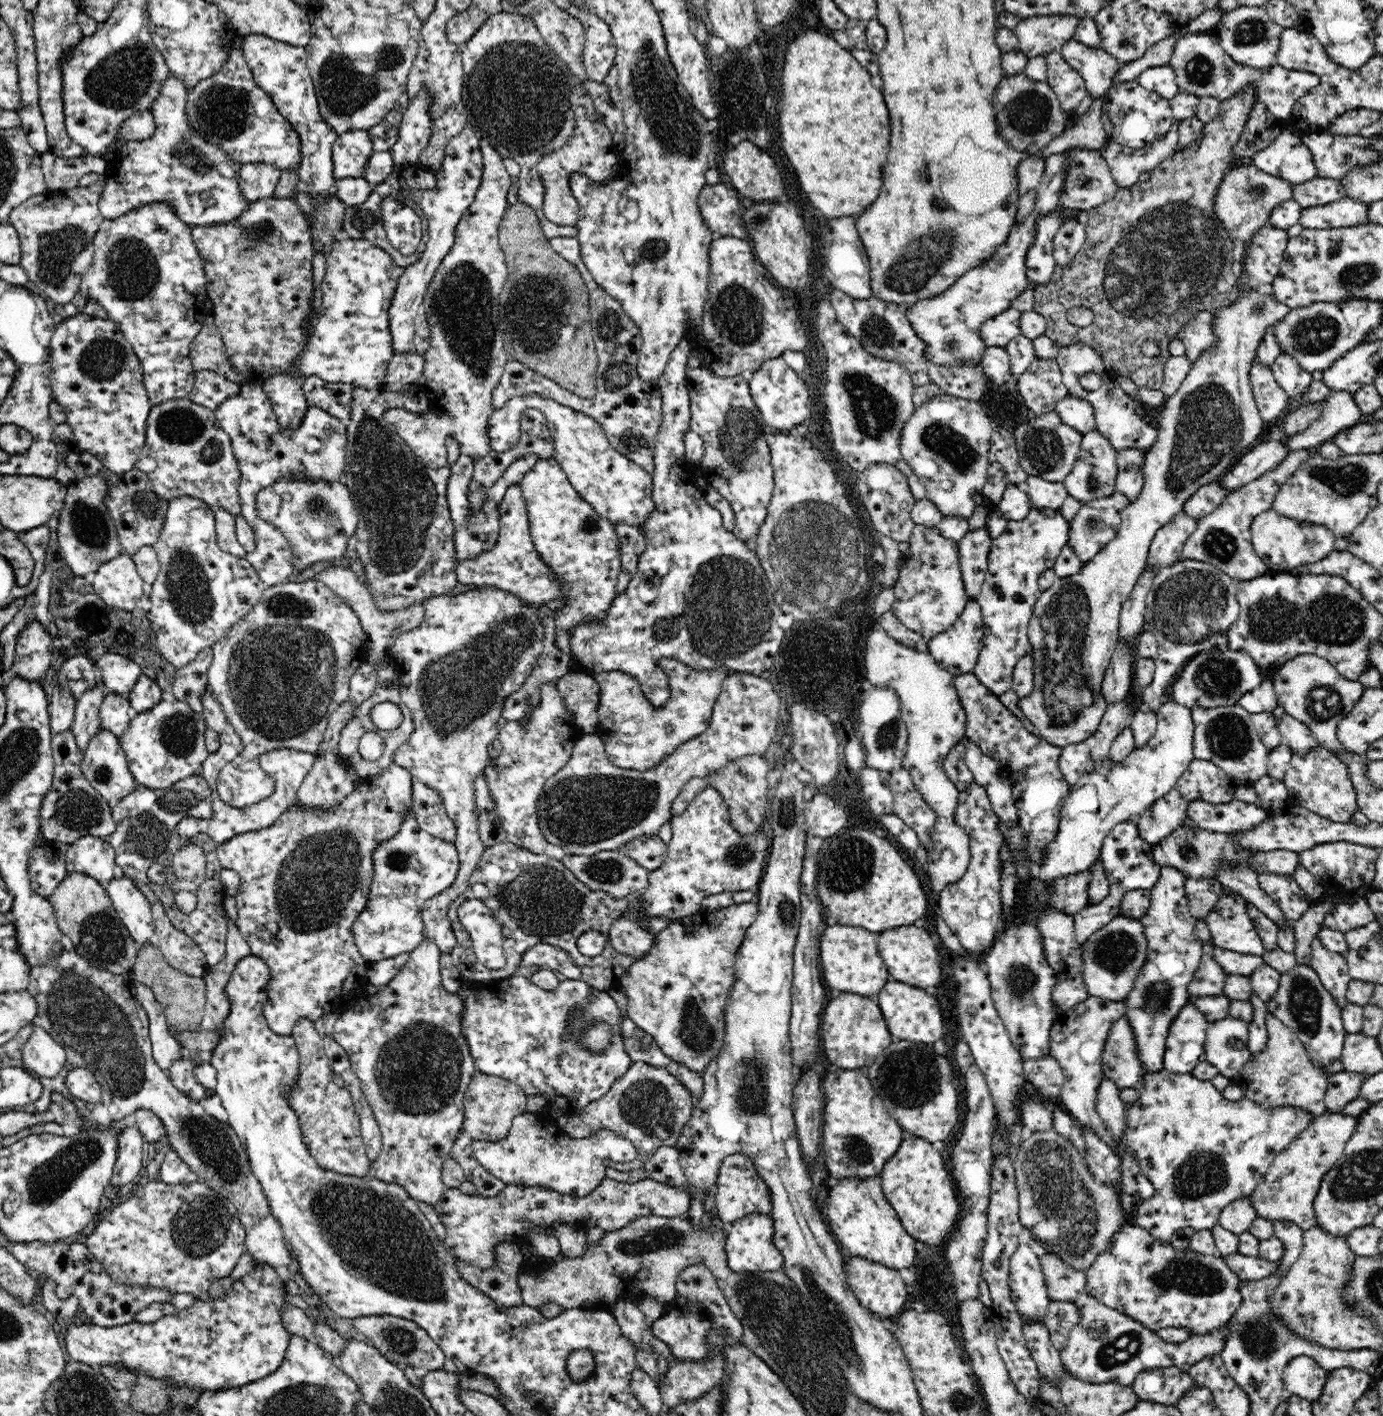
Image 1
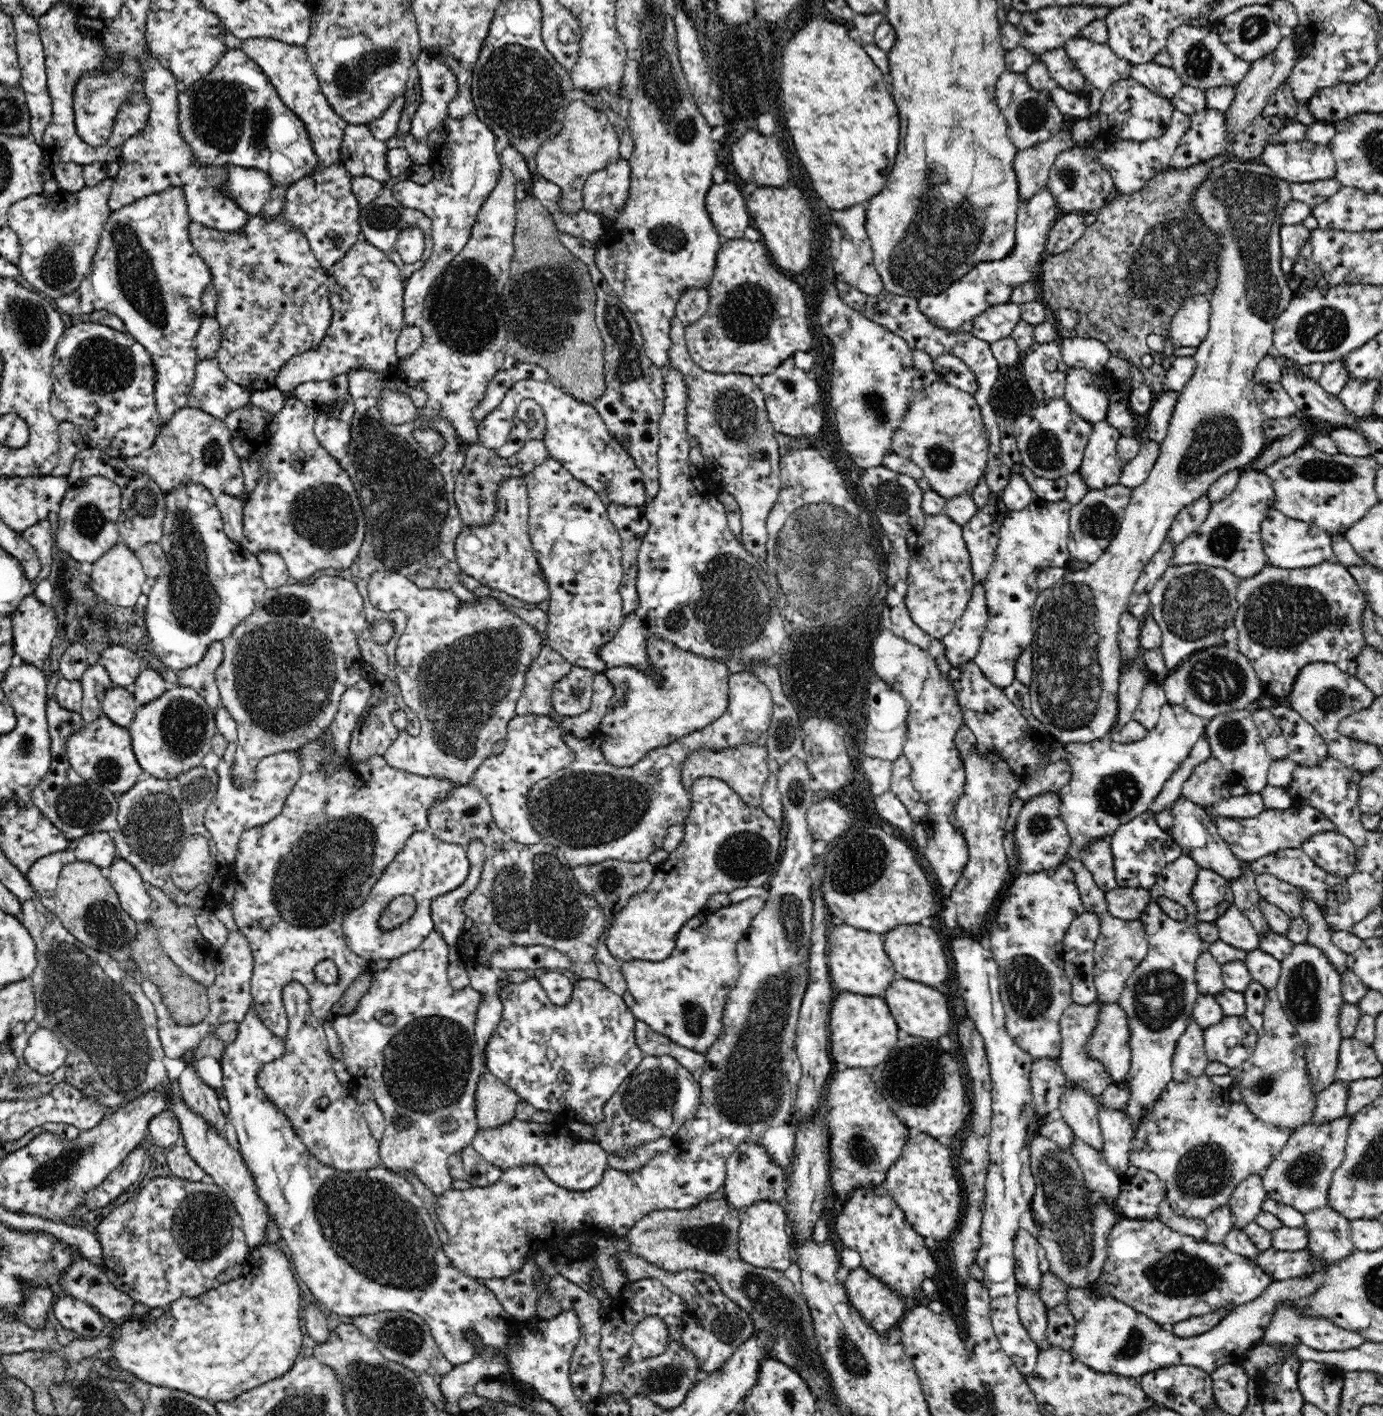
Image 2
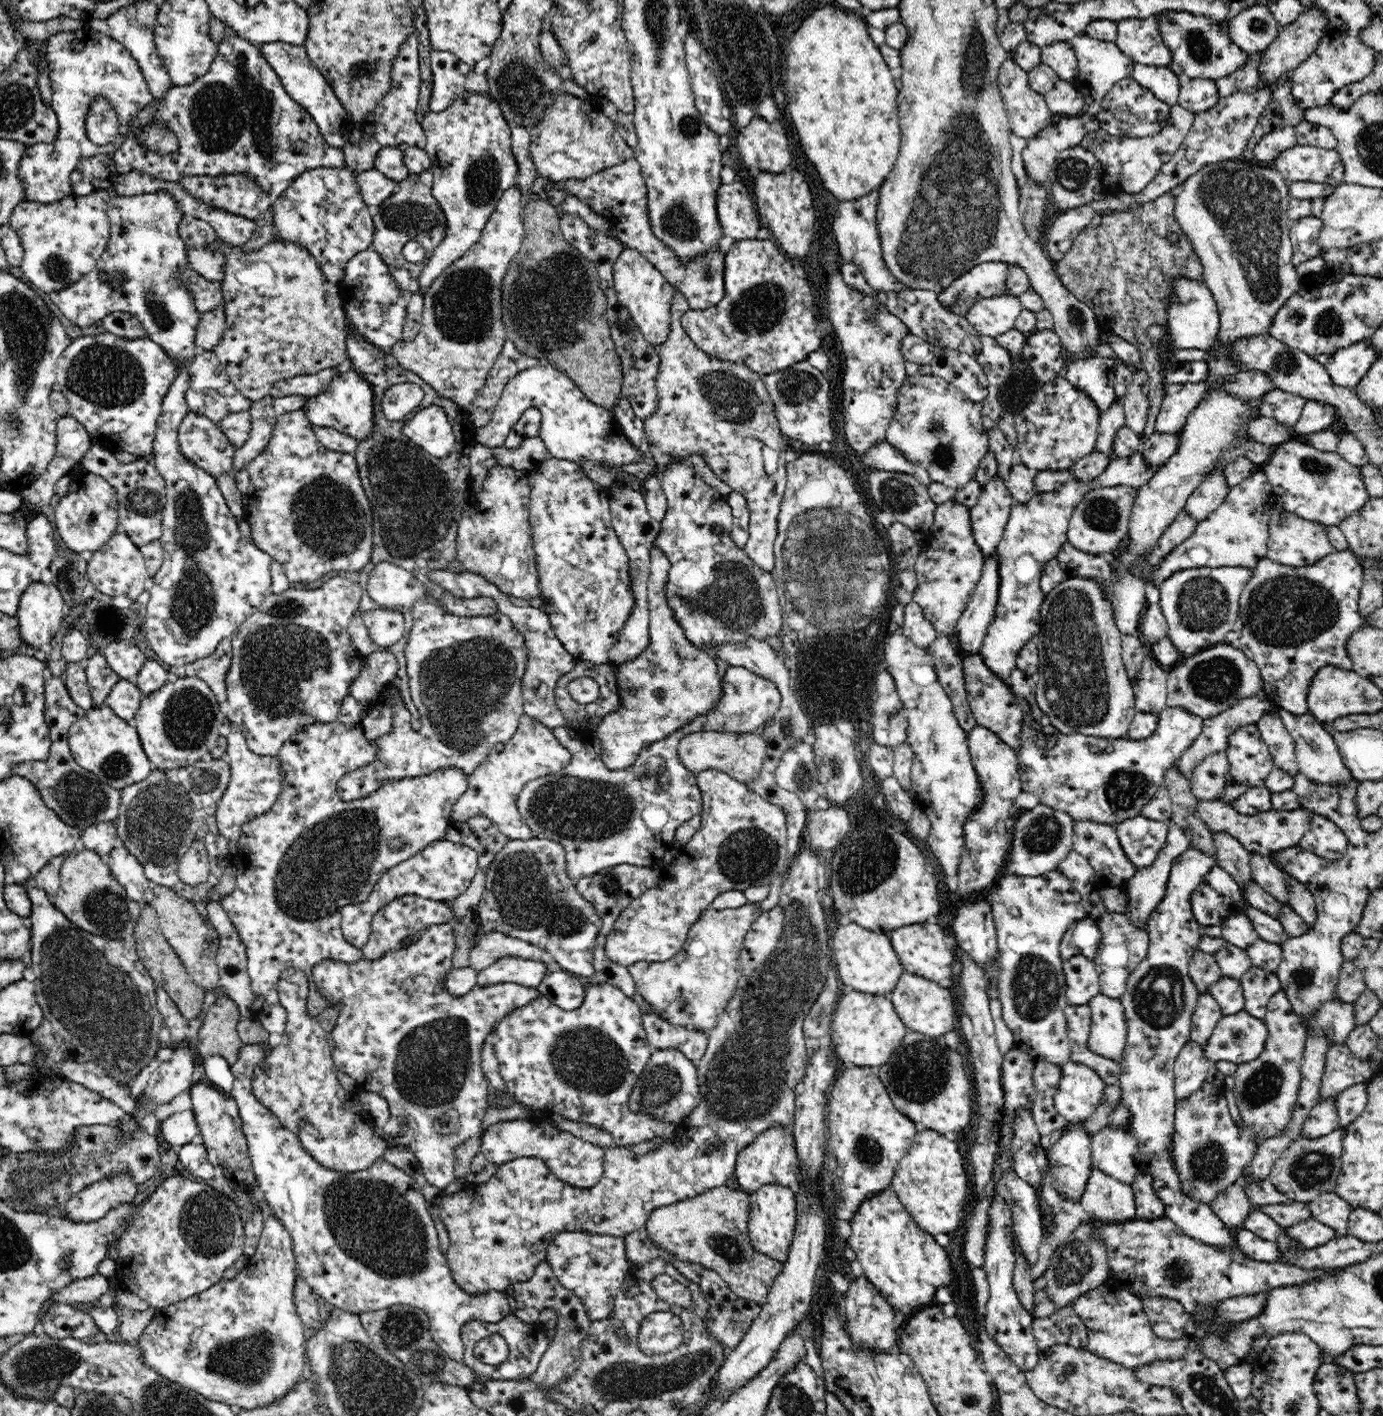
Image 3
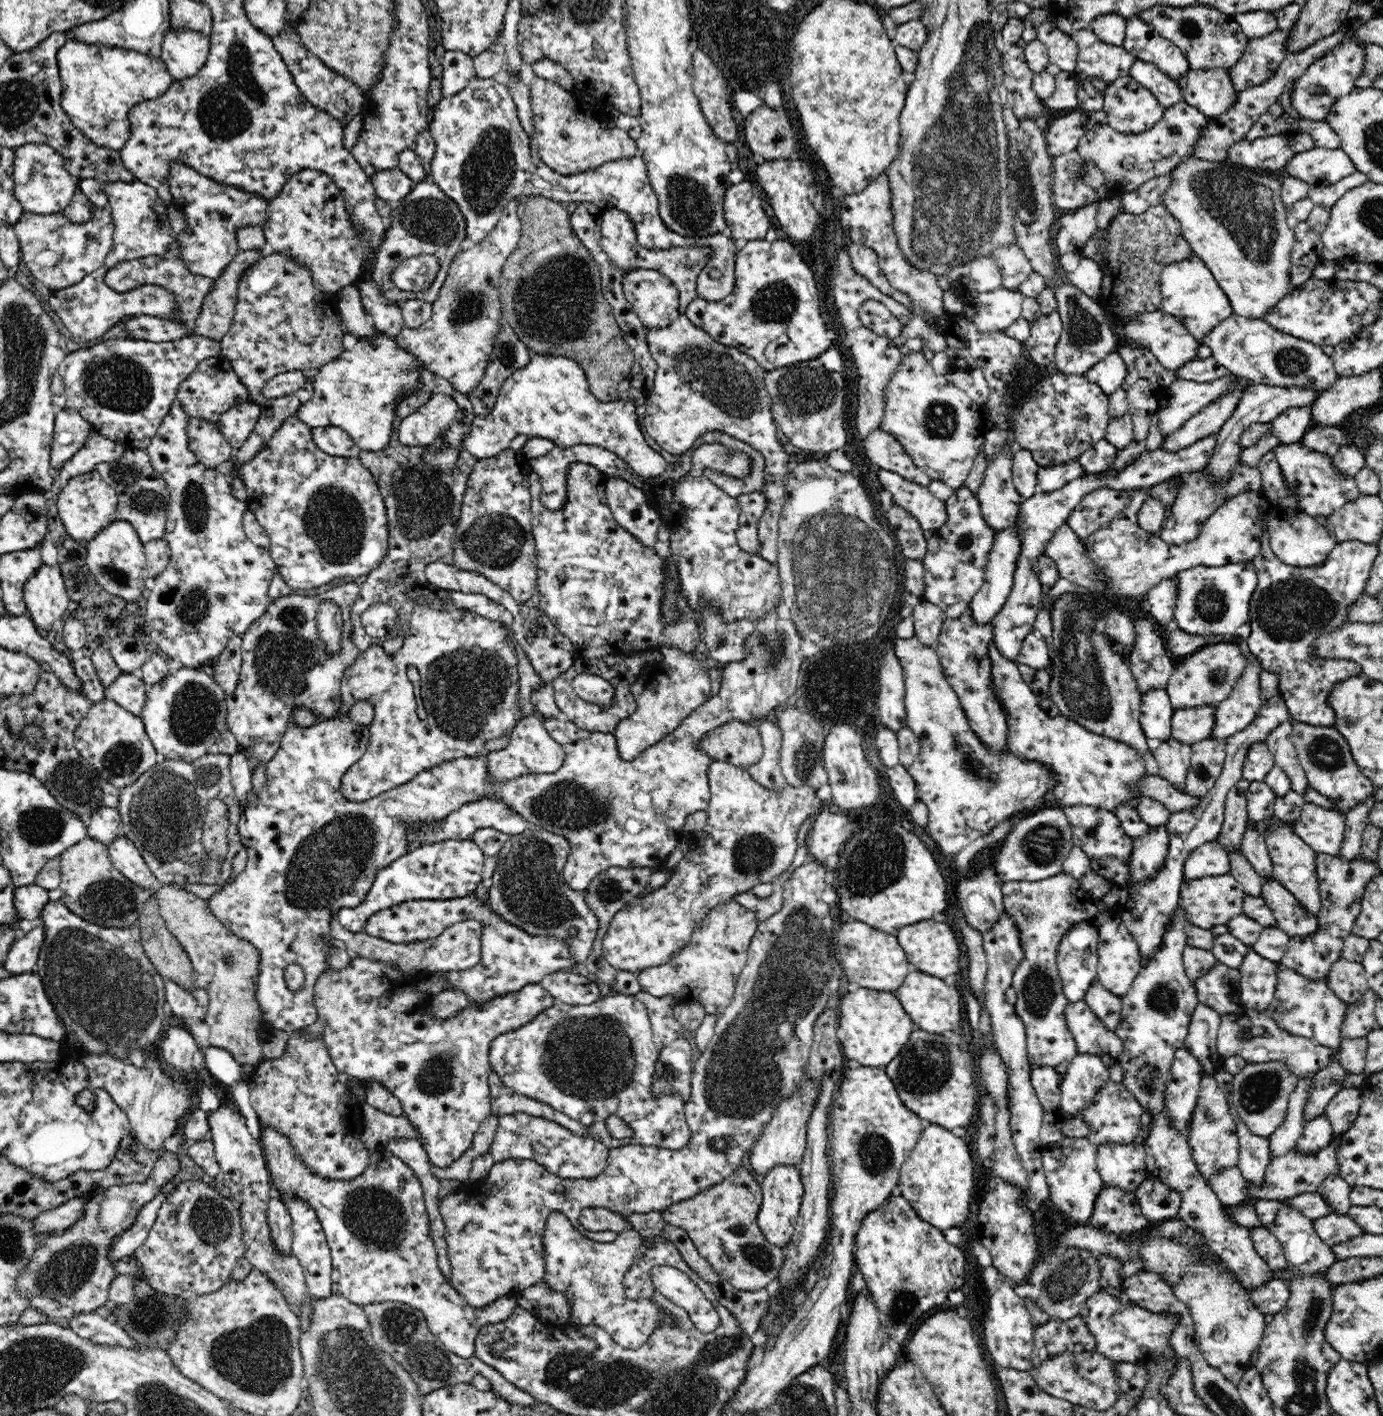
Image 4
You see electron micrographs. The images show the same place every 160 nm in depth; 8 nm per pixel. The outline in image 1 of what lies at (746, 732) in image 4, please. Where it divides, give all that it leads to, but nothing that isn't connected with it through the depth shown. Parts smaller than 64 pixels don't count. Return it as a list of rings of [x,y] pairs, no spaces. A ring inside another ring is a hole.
[[[757,754],[742,756],[742,758],[724,765],[724,768],[708,777],[691,779],[685,784],[680,795],[673,801],[671,816],[680,816],[700,792],[711,787],[716,789],[720,793],[720,797],[726,802],[729,819],[732,820],[732,827],[740,835],[750,835],[759,832],[761,828],[767,826],[769,818],[768,772],[770,767],[768,765],[764,757]]]

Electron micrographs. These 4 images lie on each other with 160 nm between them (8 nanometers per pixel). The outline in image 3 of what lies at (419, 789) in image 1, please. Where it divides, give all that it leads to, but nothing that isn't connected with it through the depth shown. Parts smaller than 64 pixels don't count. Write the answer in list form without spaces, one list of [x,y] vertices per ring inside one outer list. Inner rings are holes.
[[[476,815],[464,822],[452,822],[444,839],[465,844],[476,851],[479,868],[484,869],[484,872],[509,840],[486,815]]]

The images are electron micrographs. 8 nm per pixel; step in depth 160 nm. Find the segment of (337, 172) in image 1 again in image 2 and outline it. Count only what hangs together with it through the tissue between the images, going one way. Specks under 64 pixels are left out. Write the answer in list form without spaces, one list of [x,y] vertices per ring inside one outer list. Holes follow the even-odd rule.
[[[347,124],[341,144],[341,164],[353,176],[370,176],[386,182],[391,174],[385,168],[387,146],[374,138],[368,125]]]

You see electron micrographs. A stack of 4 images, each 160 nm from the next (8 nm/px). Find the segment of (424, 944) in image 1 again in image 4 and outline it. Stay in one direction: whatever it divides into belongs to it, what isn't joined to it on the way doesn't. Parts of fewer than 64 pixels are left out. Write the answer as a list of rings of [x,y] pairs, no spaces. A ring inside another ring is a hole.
[[[349,952],[350,962],[340,970],[326,969],[316,980],[314,987],[314,1004],[318,1011],[319,1018],[324,1019],[325,1028],[323,1032],[323,1040],[328,1049],[328,1054],[331,1056],[332,1062],[335,1067],[343,1076],[354,1077],[358,1079],[369,1079],[369,1082],[379,1082],[381,1086],[389,1090],[400,1101],[403,1115],[408,1118],[412,1123],[412,1126],[418,1131],[419,1138],[423,1140],[421,1145],[424,1147],[426,1154],[428,1155],[431,1164],[435,1164],[438,1168],[448,1168],[452,1163],[460,1156],[464,1154],[464,1151],[468,1150],[468,1147],[472,1144],[472,1139],[476,1131],[479,1130],[480,1124],[483,1120],[492,1115],[492,1109],[490,1108],[490,1093],[488,1084],[489,1080],[489,1064],[488,1054],[491,1043],[502,1036],[501,1034],[513,1031],[515,1028],[523,1027],[524,1024],[530,1022],[538,1013],[545,1011],[548,1007],[551,1007],[555,1002],[555,998],[544,987],[538,984],[527,984],[517,990],[516,992],[508,993],[507,995],[495,996],[494,999],[483,1003],[472,1003],[460,1011],[456,1016],[451,1016],[445,1019],[438,1019],[434,1015],[428,1015],[426,1009],[419,1007],[414,1011],[414,1004],[421,1002],[425,995],[416,987],[413,982],[408,982],[406,977],[408,974],[392,967],[390,963],[382,963],[380,961],[370,960],[359,957],[352,952]]]

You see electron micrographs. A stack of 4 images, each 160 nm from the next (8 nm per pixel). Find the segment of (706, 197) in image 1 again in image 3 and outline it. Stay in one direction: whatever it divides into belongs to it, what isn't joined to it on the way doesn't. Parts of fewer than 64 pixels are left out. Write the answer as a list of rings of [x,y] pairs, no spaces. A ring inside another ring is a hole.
[[[734,181],[731,184],[722,183],[718,187],[716,200],[717,215],[724,234],[732,236],[735,241],[756,239],[756,233],[763,225],[763,220],[757,213],[757,208],[744,183],[740,181]]]

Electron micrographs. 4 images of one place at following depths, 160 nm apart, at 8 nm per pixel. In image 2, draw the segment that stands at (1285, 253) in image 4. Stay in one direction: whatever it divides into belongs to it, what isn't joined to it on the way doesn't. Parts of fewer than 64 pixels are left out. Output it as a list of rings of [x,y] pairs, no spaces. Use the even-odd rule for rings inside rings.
[[[1232,158],[1212,167],[1206,180],[1194,192],[1194,211],[1212,231],[1216,231],[1220,243],[1217,284],[1209,296],[1210,330],[1193,357],[1197,368],[1179,392],[1168,434],[1159,444],[1159,453],[1148,478],[1131,490],[1121,527],[1112,542],[1088,568],[1069,569],[1054,586],[1040,591],[1033,606],[1032,649],[1038,654],[1038,660],[1034,660],[1034,674],[1040,674],[1040,678],[1032,677],[1028,686],[1031,711],[1055,741],[1084,743],[1106,738],[1116,722],[1119,707],[1120,616],[1127,610],[1138,577],[1166,540],[1178,512],[1198,500],[1223,474],[1248,466],[1268,444],[1263,428],[1265,415],[1255,397],[1254,372],[1273,349],[1275,323],[1295,296],[1290,289],[1288,273],[1281,269],[1279,239],[1280,227],[1284,225],[1281,212],[1292,199],[1290,183],[1266,165]]]

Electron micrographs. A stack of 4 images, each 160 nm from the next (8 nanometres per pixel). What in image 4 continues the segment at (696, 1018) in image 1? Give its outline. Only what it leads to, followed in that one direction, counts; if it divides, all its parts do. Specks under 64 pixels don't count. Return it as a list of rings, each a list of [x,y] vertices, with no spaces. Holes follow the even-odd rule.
[[[728,901],[717,905],[700,921],[698,928],[691,934],[689,943],[675,957],[672,957],[672,960],[665,965],[643,968],[637,973],[641,990],[649,992],[656,998],[666,995],[674,996],[678,1004],[697,1001],[703,1005],[705,1014],[718,1016],[732,1002],[736,979],[747,963],[747,950],[758,923],[756,915],[751,910],[736,902]]]

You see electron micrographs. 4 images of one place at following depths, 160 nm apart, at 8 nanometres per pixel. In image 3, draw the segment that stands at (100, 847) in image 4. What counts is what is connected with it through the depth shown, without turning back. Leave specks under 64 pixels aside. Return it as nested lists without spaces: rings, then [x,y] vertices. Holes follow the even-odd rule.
[[[77,848],[66,854],[60,871],[60,888],[53,906],[82,930],[110,940],[130,939],[141,916],[140,904],[128,899],[125,888],[114,878],[103,857],[89,848]]]

